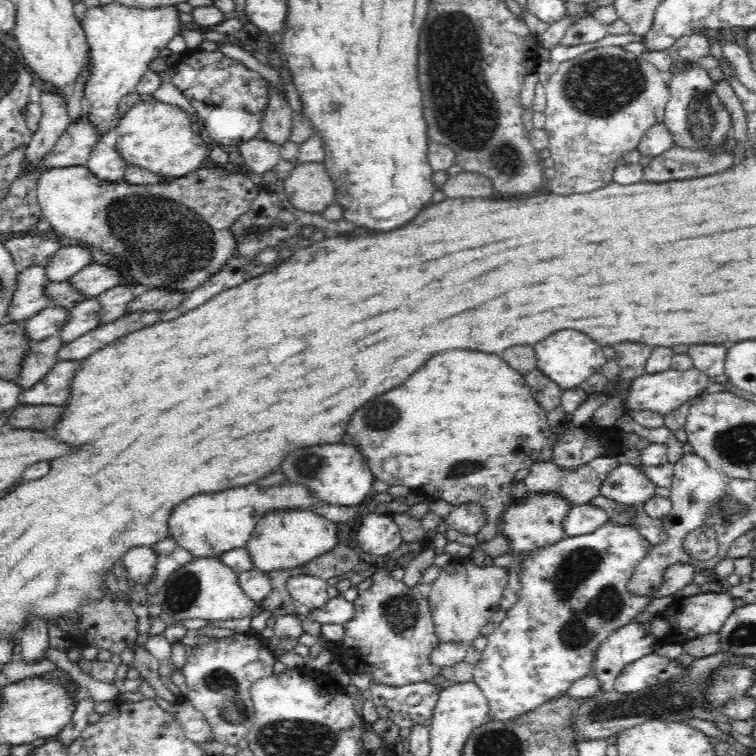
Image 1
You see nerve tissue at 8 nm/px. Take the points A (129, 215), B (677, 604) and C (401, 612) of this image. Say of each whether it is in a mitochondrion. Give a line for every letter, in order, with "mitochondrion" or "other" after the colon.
A: mitochondrion
B: other
C: mitochondrion

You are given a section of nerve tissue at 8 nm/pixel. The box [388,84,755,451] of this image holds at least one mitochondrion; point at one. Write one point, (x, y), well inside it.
(699, 115)

